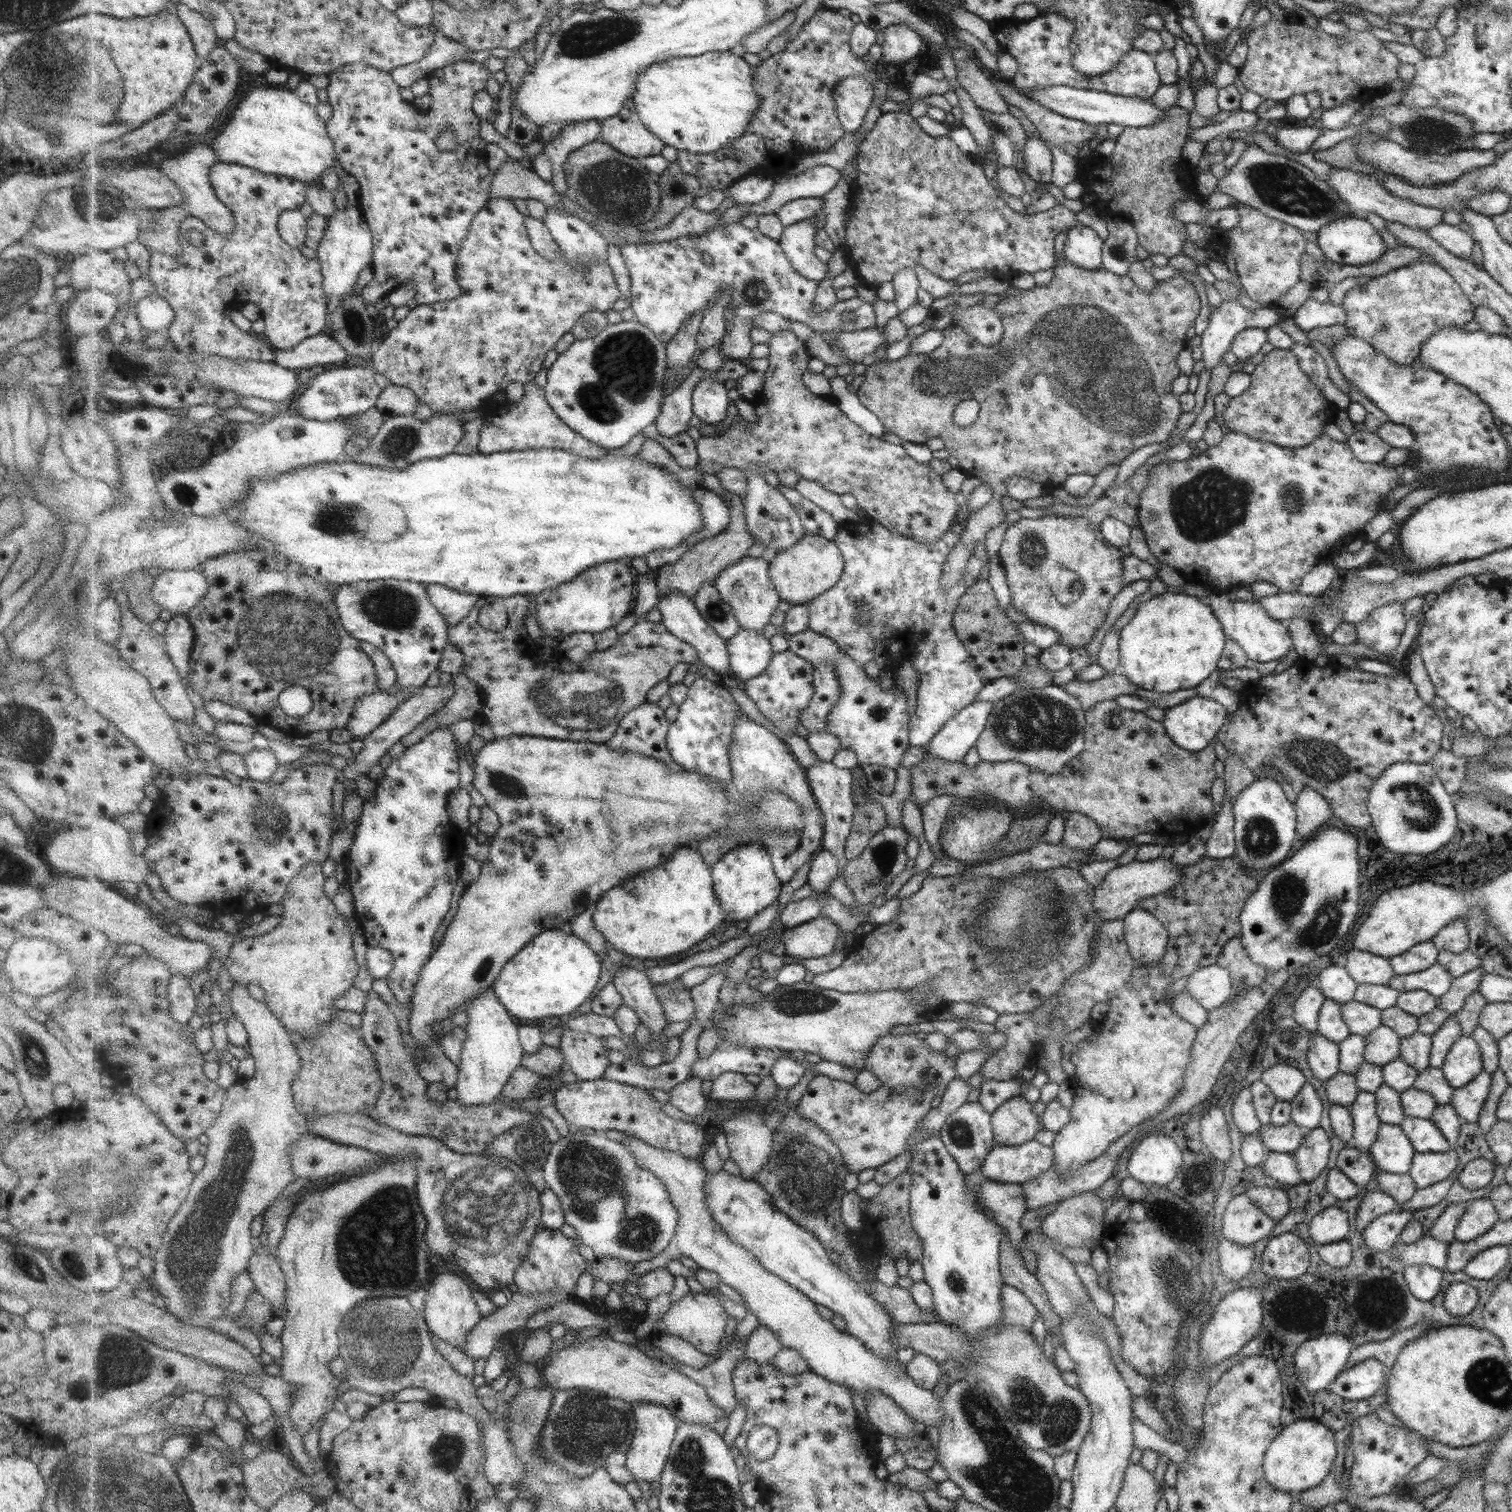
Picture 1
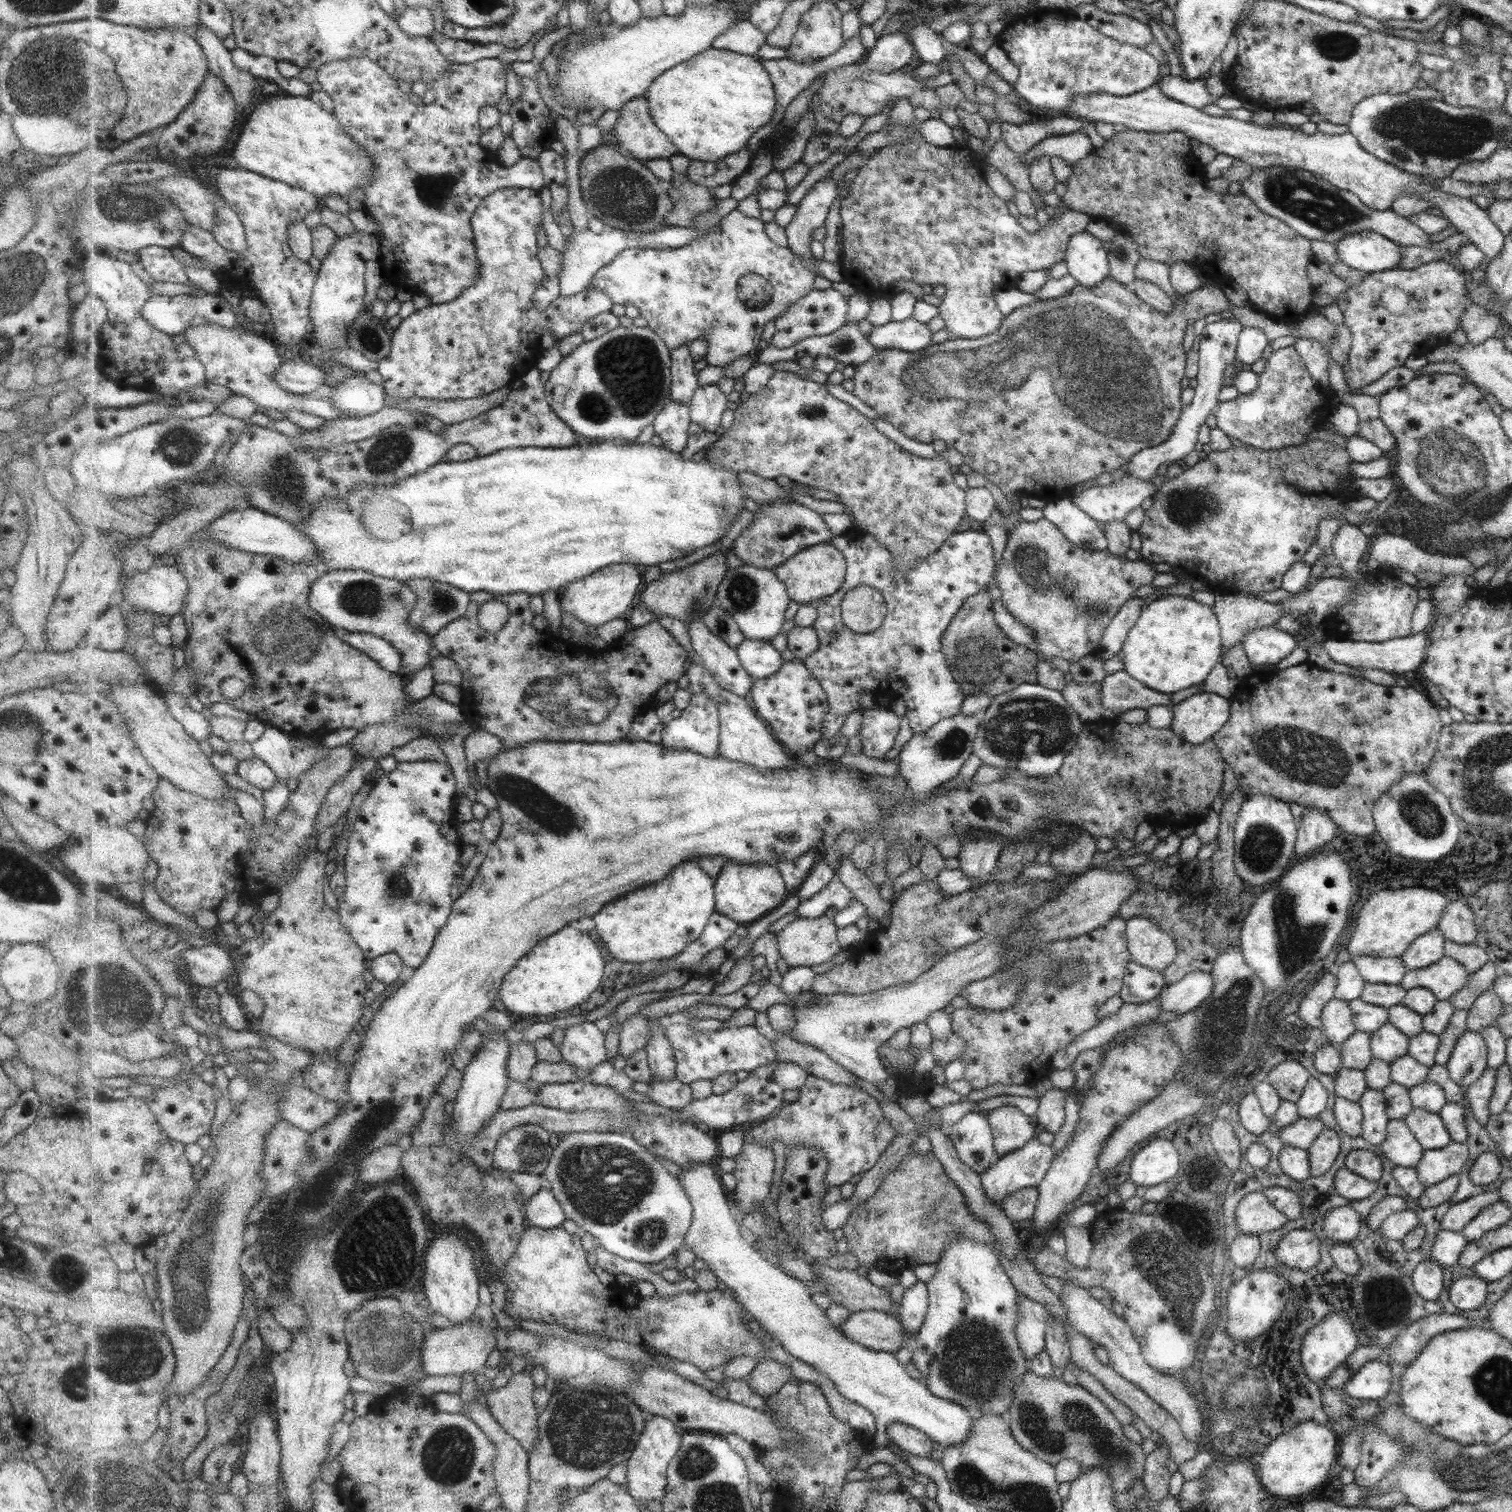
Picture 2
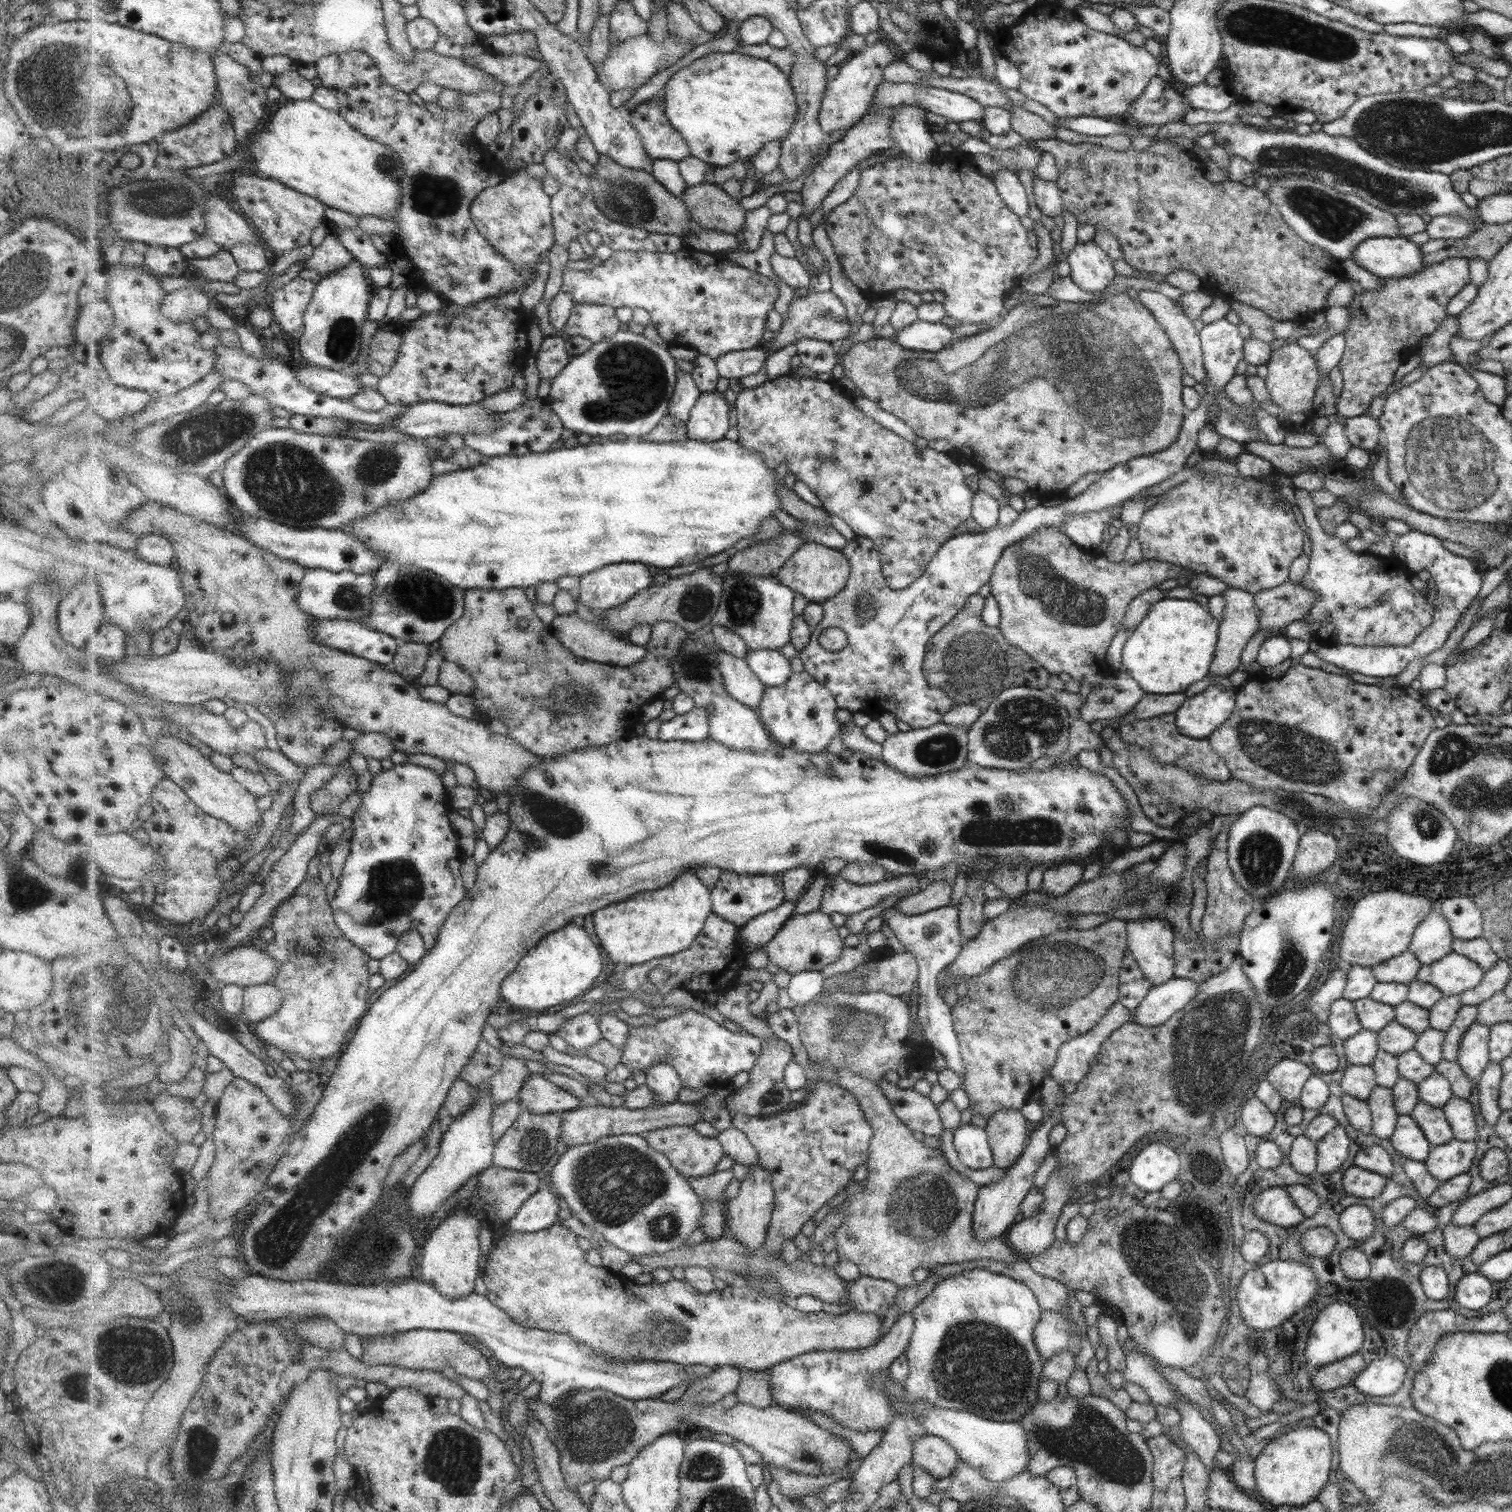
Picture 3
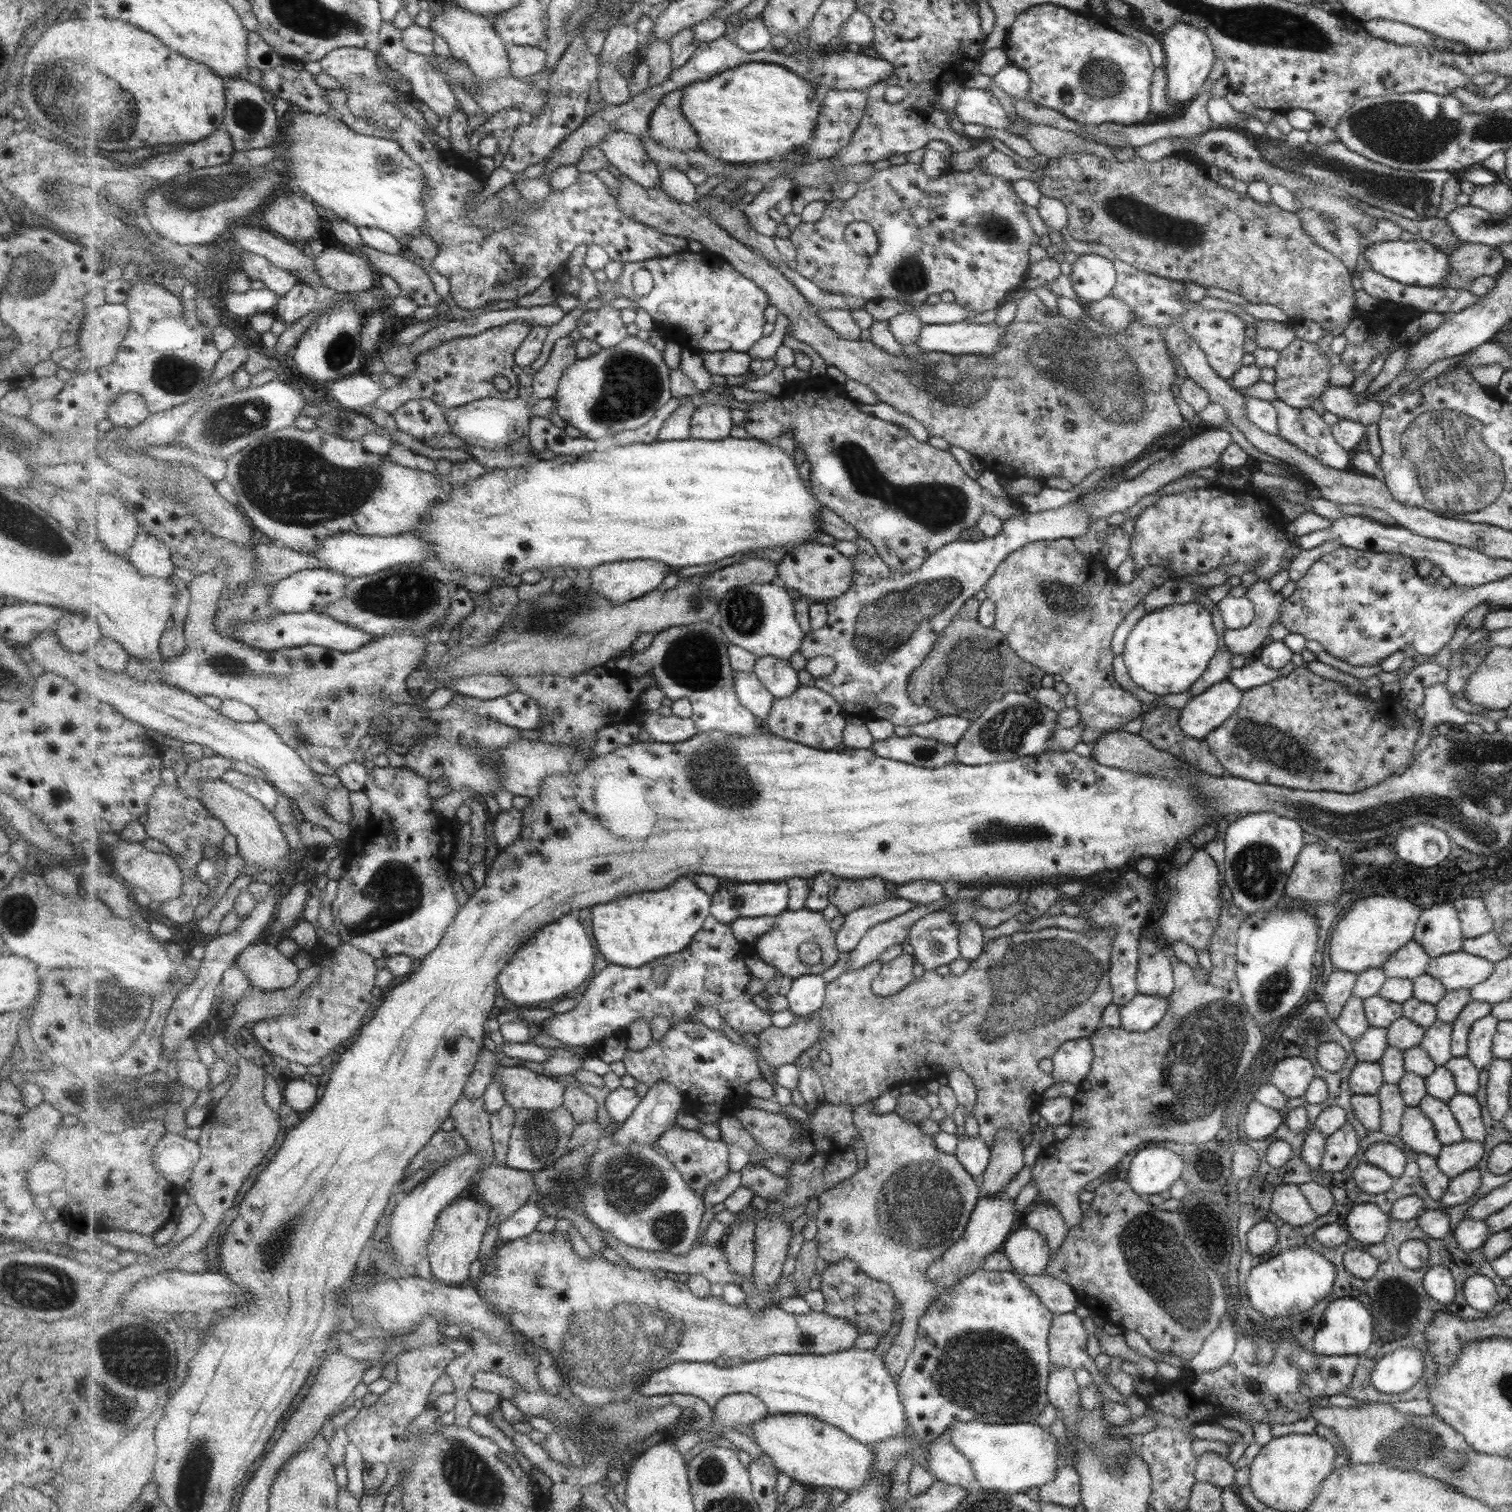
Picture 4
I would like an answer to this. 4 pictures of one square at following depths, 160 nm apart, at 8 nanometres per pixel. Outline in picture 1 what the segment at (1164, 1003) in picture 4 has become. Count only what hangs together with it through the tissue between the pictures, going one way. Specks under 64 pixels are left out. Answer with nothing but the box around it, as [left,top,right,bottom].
[1184,963,1234,1012]

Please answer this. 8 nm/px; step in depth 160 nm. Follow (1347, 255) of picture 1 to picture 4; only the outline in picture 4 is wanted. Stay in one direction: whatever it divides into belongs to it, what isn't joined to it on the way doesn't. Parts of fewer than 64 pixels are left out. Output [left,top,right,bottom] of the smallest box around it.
[1362,240,1450,287]

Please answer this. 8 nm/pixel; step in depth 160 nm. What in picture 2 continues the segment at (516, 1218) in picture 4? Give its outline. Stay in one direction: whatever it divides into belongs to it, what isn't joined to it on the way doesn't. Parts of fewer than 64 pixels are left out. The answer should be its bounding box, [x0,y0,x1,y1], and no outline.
[527,1185,565,1229]

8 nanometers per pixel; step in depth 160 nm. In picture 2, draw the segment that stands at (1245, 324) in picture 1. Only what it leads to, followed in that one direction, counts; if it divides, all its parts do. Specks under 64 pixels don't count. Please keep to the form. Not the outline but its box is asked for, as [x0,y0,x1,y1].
[1122,318,1242,480]

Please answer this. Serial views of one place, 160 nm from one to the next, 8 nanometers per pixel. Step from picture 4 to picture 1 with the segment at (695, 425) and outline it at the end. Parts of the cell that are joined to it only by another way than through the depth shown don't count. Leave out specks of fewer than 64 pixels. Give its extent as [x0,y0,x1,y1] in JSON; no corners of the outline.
[692,378,731,425]

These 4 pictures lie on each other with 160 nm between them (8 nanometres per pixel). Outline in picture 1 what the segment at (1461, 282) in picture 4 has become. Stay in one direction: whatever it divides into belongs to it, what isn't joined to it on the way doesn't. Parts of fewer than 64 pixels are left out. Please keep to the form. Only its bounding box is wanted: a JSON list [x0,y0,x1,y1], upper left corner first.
[1341,262,1475,365]

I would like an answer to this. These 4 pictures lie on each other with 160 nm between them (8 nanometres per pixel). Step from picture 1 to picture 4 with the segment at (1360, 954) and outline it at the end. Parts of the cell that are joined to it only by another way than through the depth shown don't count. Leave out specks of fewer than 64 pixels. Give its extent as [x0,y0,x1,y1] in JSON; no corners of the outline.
[1380,940,1430,981]

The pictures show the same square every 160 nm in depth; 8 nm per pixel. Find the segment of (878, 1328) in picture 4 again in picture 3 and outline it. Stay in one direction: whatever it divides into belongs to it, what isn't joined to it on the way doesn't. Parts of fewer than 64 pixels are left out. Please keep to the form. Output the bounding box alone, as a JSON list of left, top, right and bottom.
[837,1274,898,1318]

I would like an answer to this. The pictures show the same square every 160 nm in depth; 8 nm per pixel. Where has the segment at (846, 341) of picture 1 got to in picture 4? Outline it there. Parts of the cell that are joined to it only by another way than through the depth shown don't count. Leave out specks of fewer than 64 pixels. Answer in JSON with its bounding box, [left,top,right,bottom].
[916,323,1004,355]

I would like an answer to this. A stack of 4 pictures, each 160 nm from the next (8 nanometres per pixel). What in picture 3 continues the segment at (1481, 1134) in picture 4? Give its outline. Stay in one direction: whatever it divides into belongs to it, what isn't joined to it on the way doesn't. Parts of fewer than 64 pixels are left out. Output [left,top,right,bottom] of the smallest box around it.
[1440,1096,1476,1141]

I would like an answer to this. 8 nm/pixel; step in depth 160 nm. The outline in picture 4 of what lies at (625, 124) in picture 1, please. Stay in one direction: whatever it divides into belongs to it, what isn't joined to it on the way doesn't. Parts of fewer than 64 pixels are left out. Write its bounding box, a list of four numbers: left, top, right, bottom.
[649,89,699,152]

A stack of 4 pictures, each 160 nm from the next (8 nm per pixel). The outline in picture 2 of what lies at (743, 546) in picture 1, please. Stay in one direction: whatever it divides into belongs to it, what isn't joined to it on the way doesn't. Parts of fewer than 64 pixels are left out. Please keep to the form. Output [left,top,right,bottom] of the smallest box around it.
[636,551,728,627]

